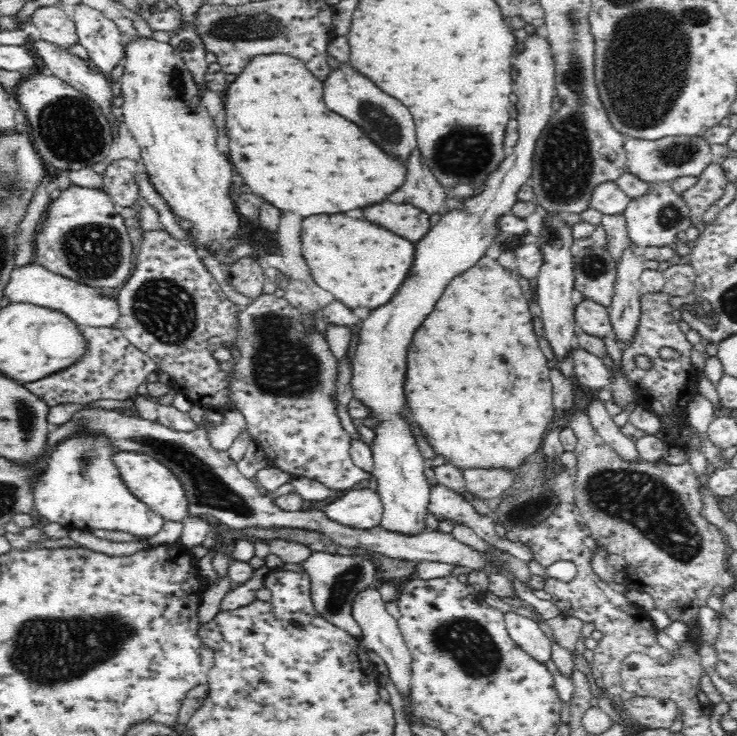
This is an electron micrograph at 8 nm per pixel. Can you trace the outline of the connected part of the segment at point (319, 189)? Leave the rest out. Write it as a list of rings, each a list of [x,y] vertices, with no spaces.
[[[284,54],[260,55],[230,84],[224,104],[230,160],[234,160],[234,166],[252,192],[264,196],[280,210],[298,212],[302,216],[340,214],[382,202],[404,184],[404,160],[382,150],[354,122],[328,110],[322,100],[322,82],[308,74],[304,64],[298,62],[301,61]]]

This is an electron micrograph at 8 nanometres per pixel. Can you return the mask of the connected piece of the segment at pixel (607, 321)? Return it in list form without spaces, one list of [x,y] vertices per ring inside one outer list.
[[[584,297],[584,300],[575,306],[576,329],[601,339],[612,334],[613,324],[608,310],[609,308],[602,305],[600,301],[596,301],[592,297]]]

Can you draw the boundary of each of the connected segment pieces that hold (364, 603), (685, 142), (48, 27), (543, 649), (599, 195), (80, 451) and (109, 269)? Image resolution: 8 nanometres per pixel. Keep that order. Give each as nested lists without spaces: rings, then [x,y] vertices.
[[[368,585],[360,589],[351,603],[352,615],[361,628],[361,636],[359,638],[361,645],[365,650],[376,652],[384,660],[388,669],[388,676],[402,695],[407,706],[409,704],[407,702],[407,692],[409,691],[409,682],[411,679],[411,668],[409,668],[410,658],[405,642],[403,642],[400,627],[397,625],[397,620],[388,614],[385,608],[386,602],[381,599],[380,591],[376,590],[374,586]]]
[[[670,136],[659,140],[624,139],[627,156],[626,168],[649,184],[672,181],[680,176],[700,176],[714,162],[710,143],[703,137]]]
[[[56,5],[36,9],[31,18],[31,30],[37,38],[55,44],[62,50],[67,51],[79,42],[74,21]]]
[[[513,610],[504,614],[504,622],[510,638],[522,650],[546,664],[551,658],[550,640],[540,629],[538,623],[528,616],[520,616]]]
[[[600,181],[589,197],[589,207],[604,214],[622,214],[631,199],[614,181]]]
[[[86,429],[74,431],[54,443],[32,494],[34,511],[50,523],[64,525],[67,529],[118,530],[145,540],[156,535],[165,520],[130,492],[115,464],[114,454],[121,451],[108,435],[96,435]]]
[[[71,184],[68,188],[61,190],[56,200],[49,203],[47,210],[46,220],[41,222],[40,232],[35,238],[35,262],[50,272],[91,287],[114,289],[125,283],[134,265],[134,244],[125,219],[119,214],[119,207],[104,188]]]

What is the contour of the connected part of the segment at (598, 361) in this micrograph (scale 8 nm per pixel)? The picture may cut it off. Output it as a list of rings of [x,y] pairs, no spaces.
[[[576,347],[571,365],[573,367],[573,379],[577,387],[590,389],[590,392],[609,387],[611,383],[610,372],[604,366],[601,358]]]

